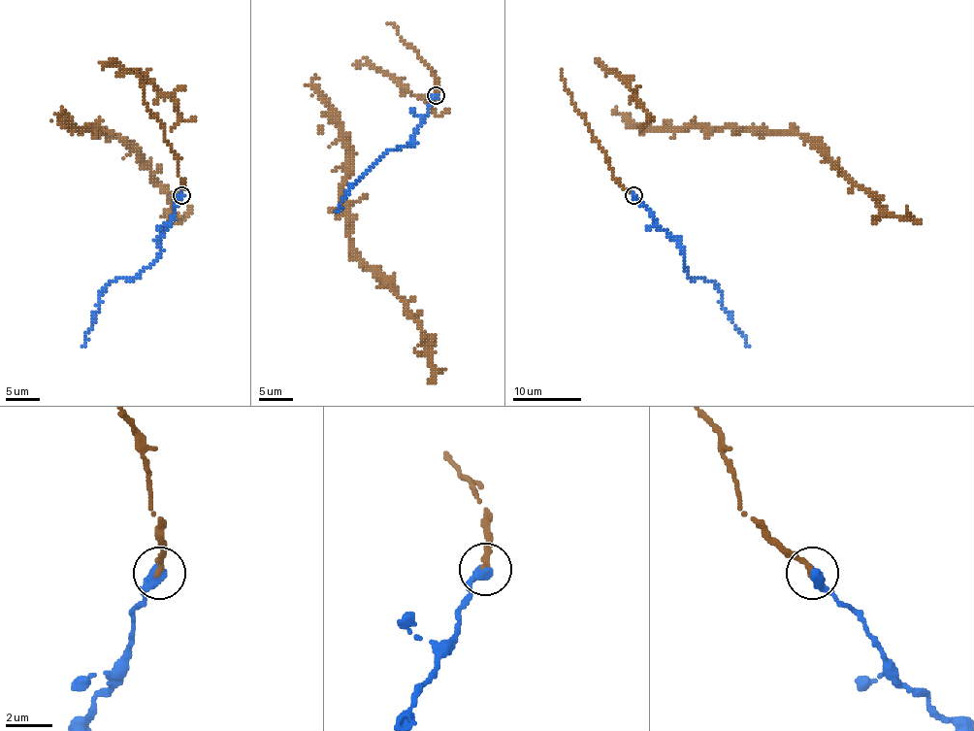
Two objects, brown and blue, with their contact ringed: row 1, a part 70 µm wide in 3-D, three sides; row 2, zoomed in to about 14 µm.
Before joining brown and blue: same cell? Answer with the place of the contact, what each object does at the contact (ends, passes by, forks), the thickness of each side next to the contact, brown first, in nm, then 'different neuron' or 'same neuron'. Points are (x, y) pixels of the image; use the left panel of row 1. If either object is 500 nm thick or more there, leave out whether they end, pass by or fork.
at (181, 195); 280 nm thick on the brown side, 500 nm on the other; same neuron

